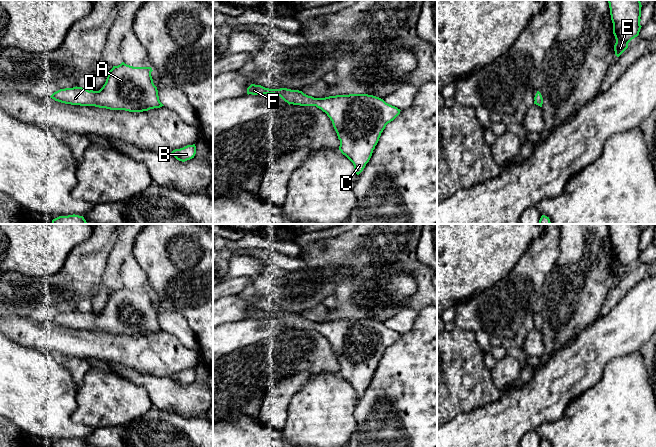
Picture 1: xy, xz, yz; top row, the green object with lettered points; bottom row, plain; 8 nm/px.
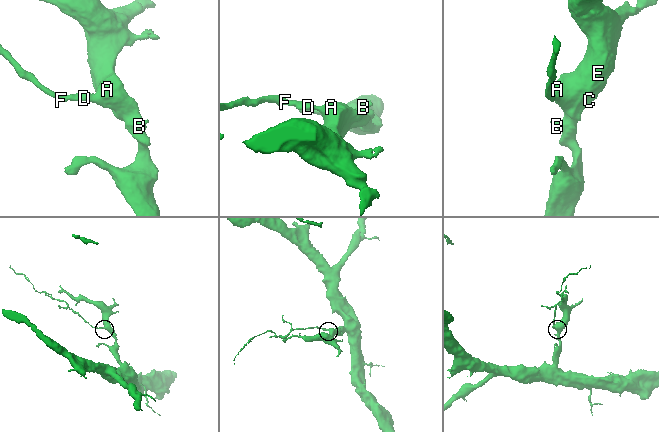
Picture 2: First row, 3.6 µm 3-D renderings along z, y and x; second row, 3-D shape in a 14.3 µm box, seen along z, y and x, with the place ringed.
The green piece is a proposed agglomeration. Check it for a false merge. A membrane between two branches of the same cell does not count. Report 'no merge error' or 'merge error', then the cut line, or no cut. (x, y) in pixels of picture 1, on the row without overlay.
no merge error; no cut

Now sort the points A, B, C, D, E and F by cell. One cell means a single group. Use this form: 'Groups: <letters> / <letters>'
Groups: A B C D E F

